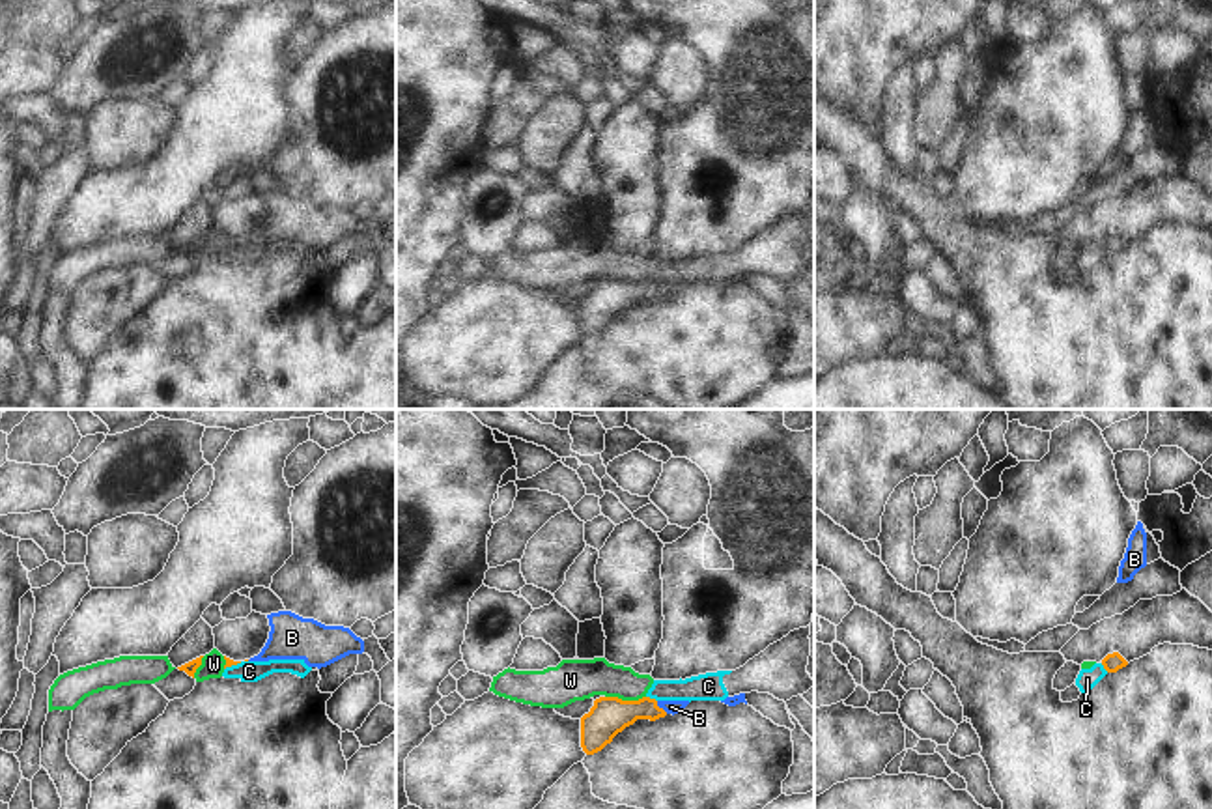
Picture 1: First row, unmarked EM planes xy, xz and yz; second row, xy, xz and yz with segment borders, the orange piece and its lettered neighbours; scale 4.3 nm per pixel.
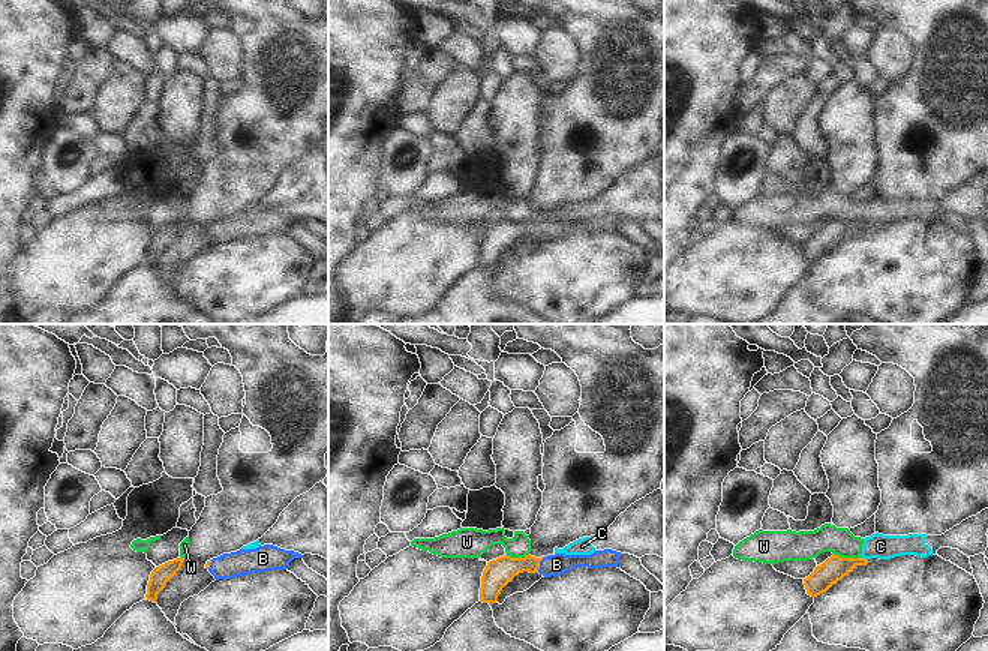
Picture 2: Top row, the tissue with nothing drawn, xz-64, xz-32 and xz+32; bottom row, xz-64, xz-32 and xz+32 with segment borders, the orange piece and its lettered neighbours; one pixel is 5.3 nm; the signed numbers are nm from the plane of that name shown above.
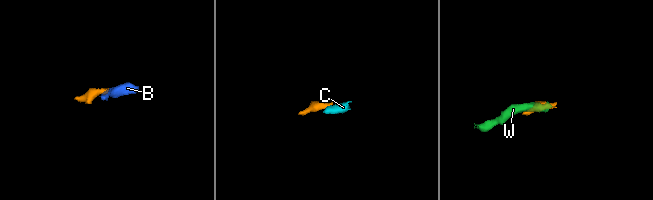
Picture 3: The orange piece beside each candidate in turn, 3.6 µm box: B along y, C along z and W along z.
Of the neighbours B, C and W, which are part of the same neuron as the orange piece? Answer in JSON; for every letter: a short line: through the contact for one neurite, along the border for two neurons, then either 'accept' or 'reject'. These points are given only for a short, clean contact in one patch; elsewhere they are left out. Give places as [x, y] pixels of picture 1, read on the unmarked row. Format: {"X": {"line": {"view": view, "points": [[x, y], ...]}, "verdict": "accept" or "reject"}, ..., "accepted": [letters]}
{"B": {"line": {"view": "xz", "points": [[609, 298], [641, 290], [662, 290], [671, 288]]}, "verdict": "accept"}, "C": {"line": {"view": "xz", "points": [[647, 277], [656, 283]]}, "verdict": "reject"}, "W": {"line": {"view": "xz", "points": [[606, 277], [620, 281], [645, 279]]}, "verdict": "reject"}, "accepted": ["B"]}

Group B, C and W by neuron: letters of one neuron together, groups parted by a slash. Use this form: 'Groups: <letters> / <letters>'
Groups: B / C W

